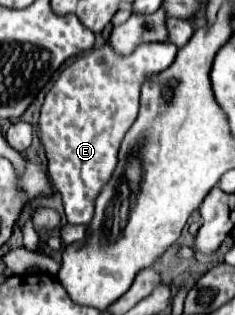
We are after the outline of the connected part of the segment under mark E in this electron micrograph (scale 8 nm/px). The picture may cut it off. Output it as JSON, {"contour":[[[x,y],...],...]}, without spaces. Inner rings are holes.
{"contour":[[[145,42],[131,56],[117,56],[109,44],[77,56],[47,92],[41,108],[41,140],[45,144],[49,174],[63,196],[69,224],[89,224],[95,198],[109,182],[121,140],[137,118],[139,90],[147,74],[173,64],[177,46],[171,42]]]}

